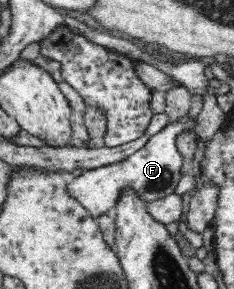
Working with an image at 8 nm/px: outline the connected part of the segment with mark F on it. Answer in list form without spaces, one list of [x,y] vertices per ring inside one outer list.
[[[188,114],[178,121],[170,122],[162,131],[152,136],[142,150],[138,150],[124,162],[102,166],[96,170],[86,170],[77,178],[70,177],[68,193],[93,217],[99,217],[104,212],[114,209],[125,187],[134,189],[138,197],[146,203],[173,194],[178,188],[181,176],[184,175],[182,166],[186,162],[176,147],[176,140],[182,134],[196,132],[196,125],[198,125],[197,116],[190,117]]]

